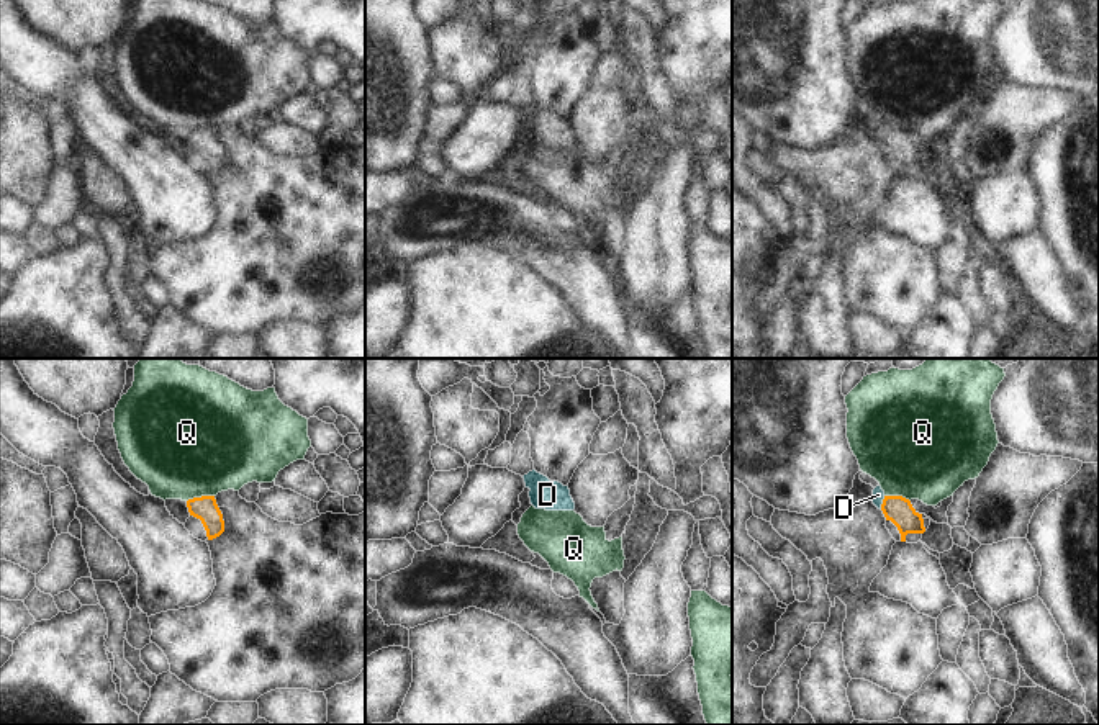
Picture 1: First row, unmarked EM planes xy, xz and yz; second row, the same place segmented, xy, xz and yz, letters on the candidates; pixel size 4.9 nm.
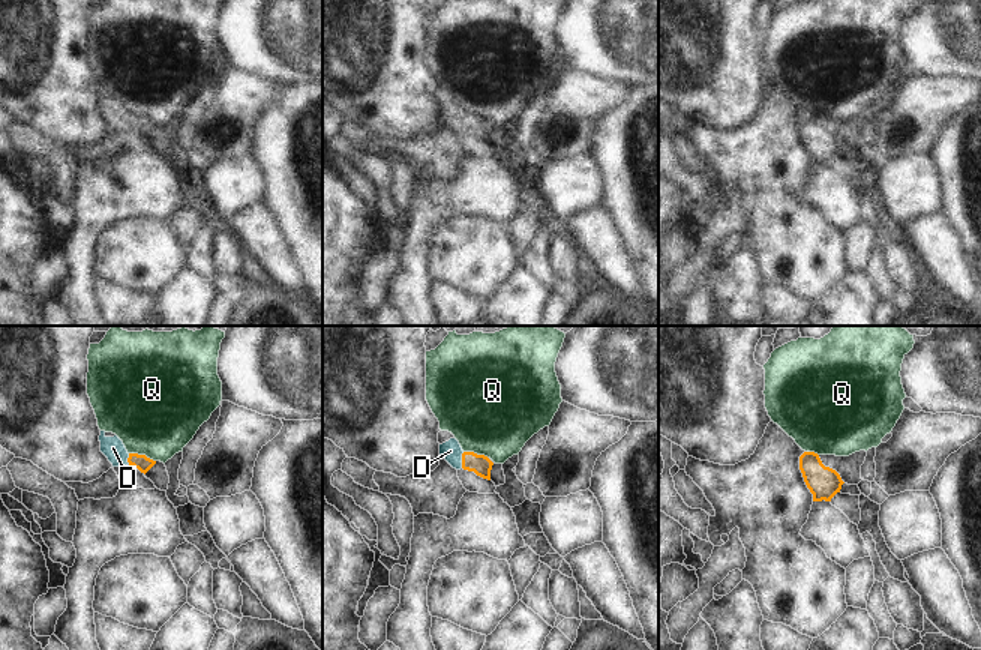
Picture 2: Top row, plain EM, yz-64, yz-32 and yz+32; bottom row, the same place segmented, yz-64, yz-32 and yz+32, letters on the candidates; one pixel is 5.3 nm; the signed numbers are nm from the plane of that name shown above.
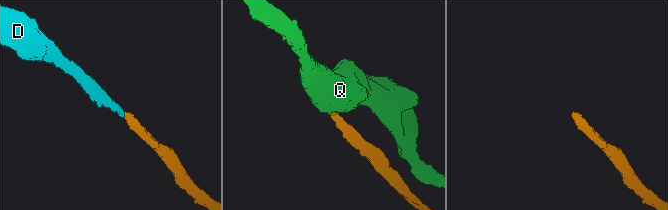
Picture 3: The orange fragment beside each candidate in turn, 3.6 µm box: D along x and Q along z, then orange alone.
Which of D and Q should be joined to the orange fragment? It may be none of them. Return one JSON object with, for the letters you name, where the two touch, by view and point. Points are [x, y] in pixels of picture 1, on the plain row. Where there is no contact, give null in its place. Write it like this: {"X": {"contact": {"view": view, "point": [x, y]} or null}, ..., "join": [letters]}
{"D": {"contact": {"view": "yz", "point": [883, 136]}}, "join": ["D"]}

